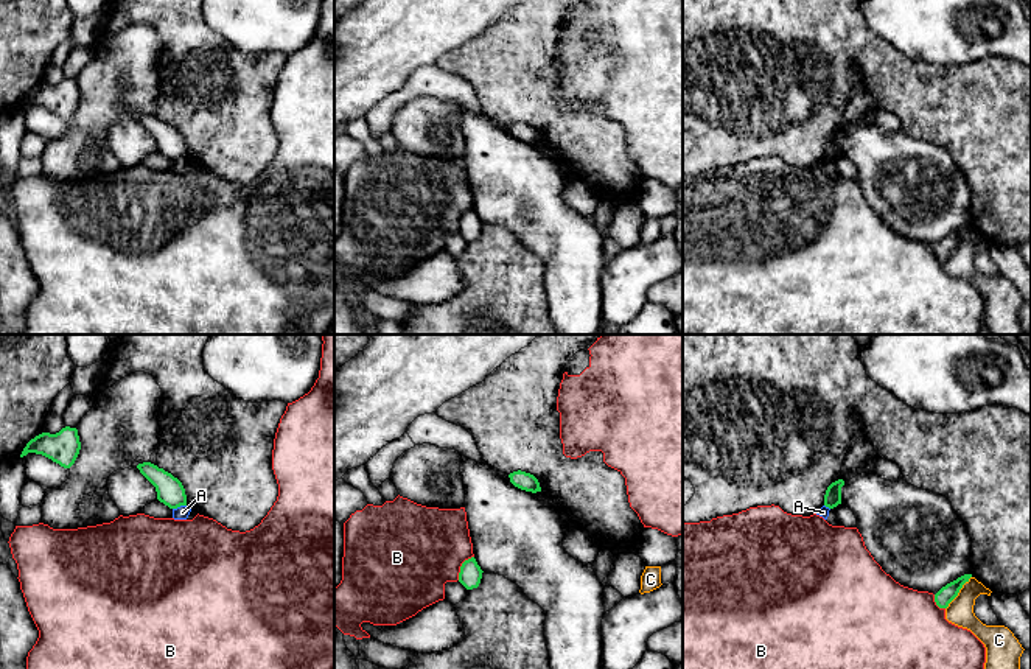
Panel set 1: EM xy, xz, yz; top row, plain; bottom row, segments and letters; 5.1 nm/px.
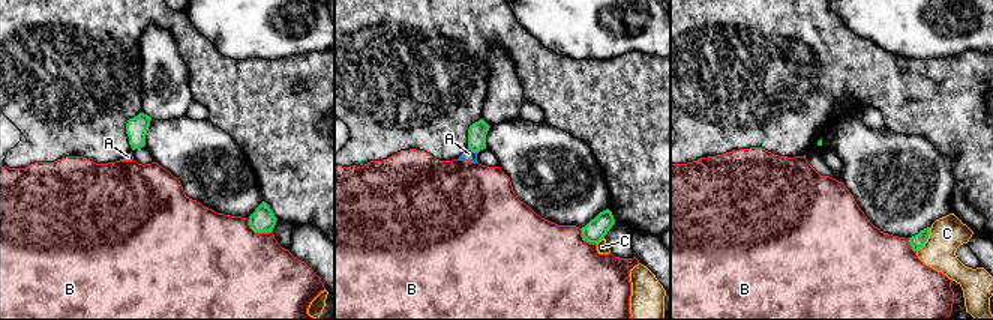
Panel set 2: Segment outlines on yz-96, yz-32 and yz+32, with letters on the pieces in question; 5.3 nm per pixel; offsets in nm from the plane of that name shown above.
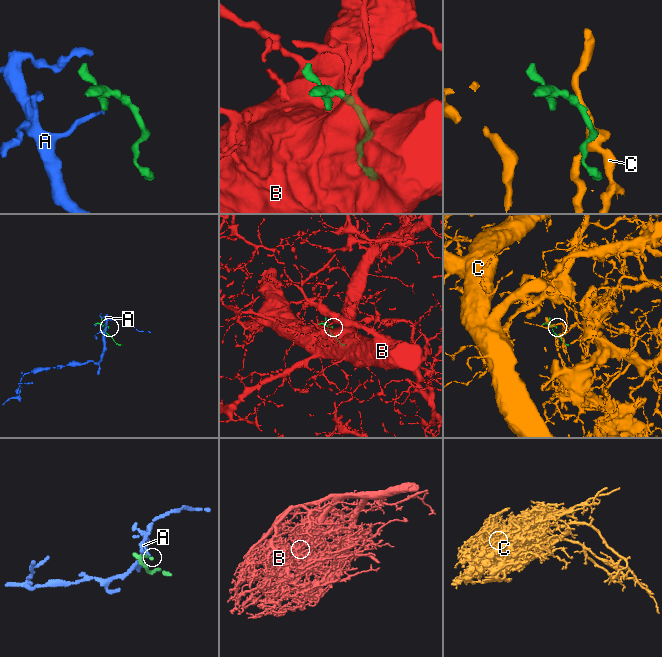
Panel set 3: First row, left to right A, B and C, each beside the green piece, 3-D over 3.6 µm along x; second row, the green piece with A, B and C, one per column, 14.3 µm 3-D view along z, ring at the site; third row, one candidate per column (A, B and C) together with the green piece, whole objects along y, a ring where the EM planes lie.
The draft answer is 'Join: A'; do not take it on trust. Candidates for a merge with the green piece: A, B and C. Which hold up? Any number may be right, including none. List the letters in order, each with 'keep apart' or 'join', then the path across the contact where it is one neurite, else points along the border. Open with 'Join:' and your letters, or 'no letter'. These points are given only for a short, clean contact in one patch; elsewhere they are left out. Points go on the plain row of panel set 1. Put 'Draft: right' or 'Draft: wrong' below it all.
Join: no letter
A: keep apart | along xy (185, 156), (173, 161)
B: keep apart
C: keep apart
Draft: wrong

